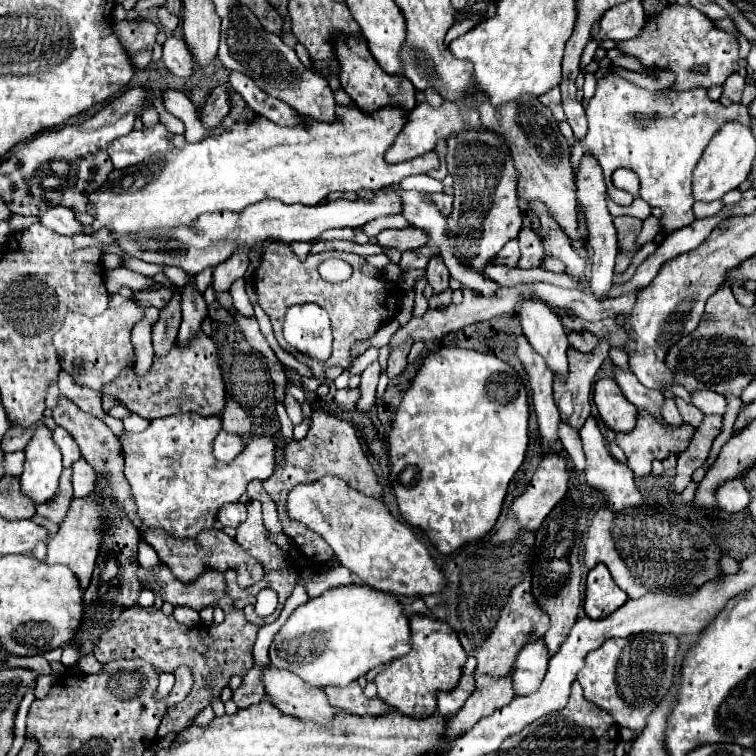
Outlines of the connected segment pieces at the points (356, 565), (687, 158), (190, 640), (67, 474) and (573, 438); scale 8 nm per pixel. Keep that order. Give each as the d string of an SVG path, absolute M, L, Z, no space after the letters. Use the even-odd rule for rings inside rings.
M323 477L315 483L297 485L287 497L287 509L291 519L319 533L331 545L337 559L377 591L425 597L447 589L447 579L435 565L429 549L409 525L397 521L387 511L381 499L367 497L337 477Z
M609 73L597 81L597 91L587 107L589 131L585 137L573 141L571 165L577 173L581 159L585 155L593 155L603 169L607 195L619 205L631 205L633 197L631 193L613 187L611 175L619 167L635 171L641 181L639 195L651 207L659 207L663 211L661 225L667 233L671 233L695 221L691 211L695 203L691 195L693 169L711 137L723 123L727 123L729 117L743 125L751 125L745 105L733 103L723 107L719 101L711 101L703 87L673 95L671 101L667 101L663 97L653 97L649 91L625 81L619 75Z
M134 606L123 611L123 615L109 627L107 633L101 635L99 643L95 645L95 657L101 663L107 661L117 661L117 659L145 659L153 663L159 671L175 671L179 665L191 667L191 673L195 675L195 683L191 693L187 695L185 701L179 705L173 705L167 709L161 725L159 725L159 737L165 737L167 733L175 731L179 733L189 725L189 721L211 703L211 697L219 695L225 685L229 685L229 679L233 675L245 675L251 665L251 649L257 637L257 627L249 623L243 615L243 609L225 609L225 621L217 625L195 625L189 627L189 637L187 637L187 625L181 625L173 615L164 615L161 609L154 606L141 608ZM213 661L219 661L219 675L213 669Z
M63 469L59 479L57 495L47 501L45 505L37 505L37 515L45 517L47 521L53 521L55 525L63 523L63 517L67 515L67 509L73 499L73 487L71 487L71 469Z
M561 423L559 425L559 439L561 439L561 445L565 449L565 453L571 457L571 463L575 467L577 473L585 473L585 453L583 453L583 447L581 447L581 441L579 441L579 433L575 433L575 429L571 429L569 425Z

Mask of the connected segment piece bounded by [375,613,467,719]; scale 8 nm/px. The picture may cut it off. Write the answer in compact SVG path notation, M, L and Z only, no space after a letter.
M413 613L409 615L409 627L413 641L411 651L399 657L397 661L387 663L385 671L377 673L375 685L377 685L377 695L385 703L395 707L403 715L409 715L413 719L425 719L437 711L437 691L453 689L457 685L467 655L459 639L455 637L455 631L445 621Z

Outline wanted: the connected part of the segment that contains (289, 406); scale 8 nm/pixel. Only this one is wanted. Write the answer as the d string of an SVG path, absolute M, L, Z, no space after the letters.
M287 395L285 397L285 409L287 409L287 415L289 415L289 419L293 421L293 425L299 425L301 421L303 421L303 413L301 413L301 405L291 397L291 395Z

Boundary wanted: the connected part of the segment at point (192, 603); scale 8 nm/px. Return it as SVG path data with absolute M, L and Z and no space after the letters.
M163 565L155 569L161 585L161 597L163 601L171 605L187 605L195 611L201 611L205 607L217 607L219 601L227 595L225 593L225 575L219 571L207 571L199 577L195 583L181 583L173 577L173 573Z

